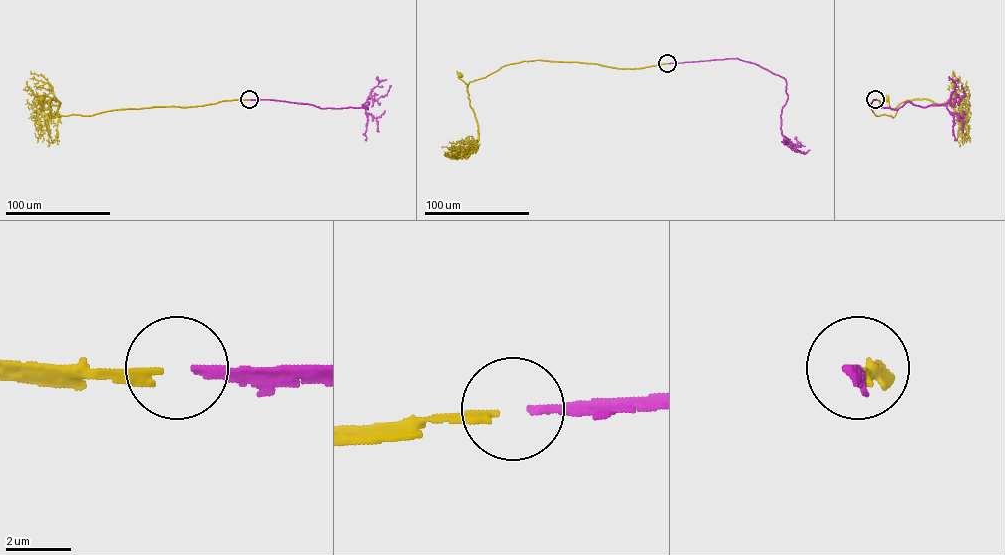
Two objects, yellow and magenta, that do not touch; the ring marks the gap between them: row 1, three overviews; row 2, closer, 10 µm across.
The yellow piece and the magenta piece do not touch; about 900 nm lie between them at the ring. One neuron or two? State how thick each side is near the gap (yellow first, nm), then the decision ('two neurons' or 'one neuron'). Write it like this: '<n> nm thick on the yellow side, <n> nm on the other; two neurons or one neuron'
280 nm thick on the yellow side, 220 nm on the other; one neuron

